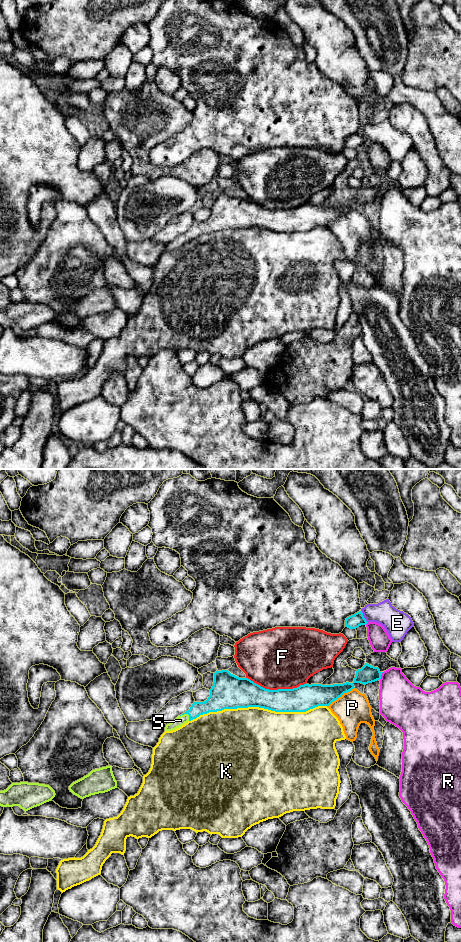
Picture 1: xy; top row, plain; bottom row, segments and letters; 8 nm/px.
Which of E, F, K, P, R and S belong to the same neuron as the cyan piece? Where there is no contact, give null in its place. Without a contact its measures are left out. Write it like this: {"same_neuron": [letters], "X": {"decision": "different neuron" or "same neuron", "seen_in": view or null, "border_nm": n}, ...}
{"same_neuron": ["S"], "E": {"decision": "different neuron", "seen_in": "xy", "border_nm": 120}, "F": {"decision": "different neuron", "seen_in": "xy", "border_nm": 480}, "K": {"decision": "different neuron", "seen_in": "xy", "border_nm": 1100}, "P": {"decision": "different neuron", "seen_in": "xy", "border_nm": 280}, "R": {"decision": "different neuron", "seen_in": "xy", "border_nm": 80}, "S": {"decision": "same neuron", "seen_in": "xy", "border_nm": 90}}

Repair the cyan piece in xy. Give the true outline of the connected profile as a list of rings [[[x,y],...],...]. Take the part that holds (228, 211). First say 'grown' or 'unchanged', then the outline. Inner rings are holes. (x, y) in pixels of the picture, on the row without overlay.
grown; [[[217,190],[208,219],[194,222],[188,231],[167,244],[165,251],[175,250],[200,235],[224,229],[259,227],[275,232],[306,232],[318,226],[328,227],[354,208],[353,203],[346,202],[333,205],[304,204],[293,209],[269,210],[248,198],[239,198],[228,190]]]

